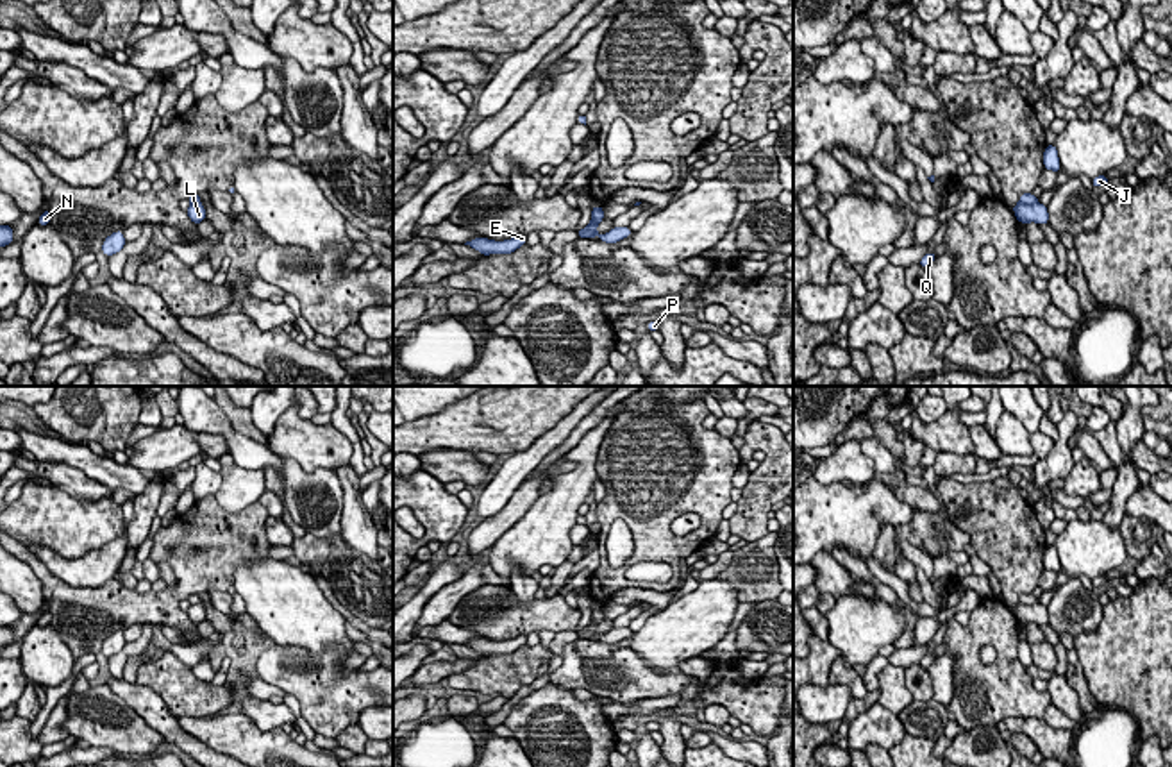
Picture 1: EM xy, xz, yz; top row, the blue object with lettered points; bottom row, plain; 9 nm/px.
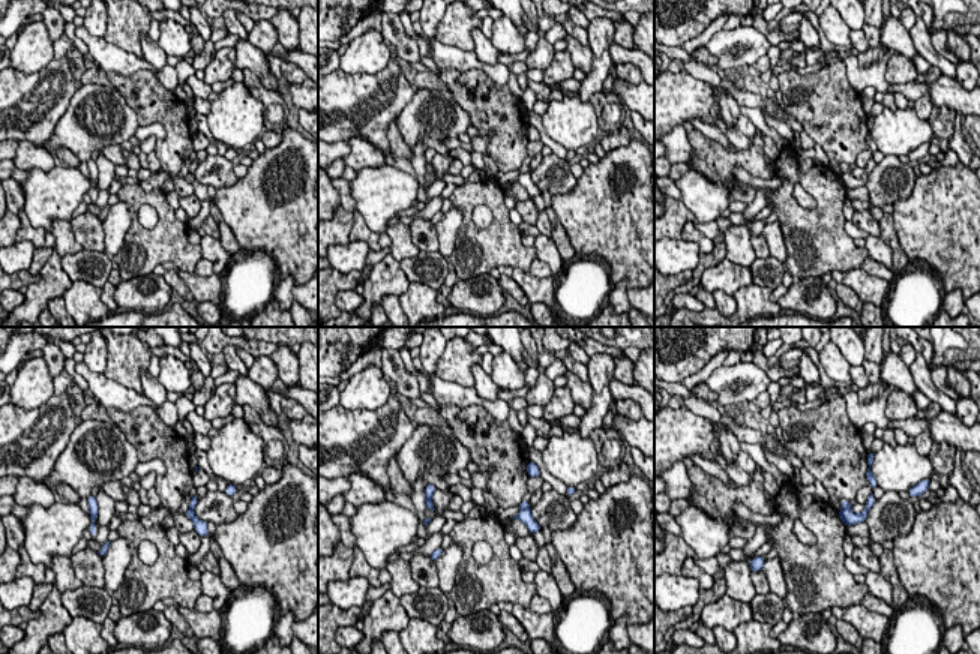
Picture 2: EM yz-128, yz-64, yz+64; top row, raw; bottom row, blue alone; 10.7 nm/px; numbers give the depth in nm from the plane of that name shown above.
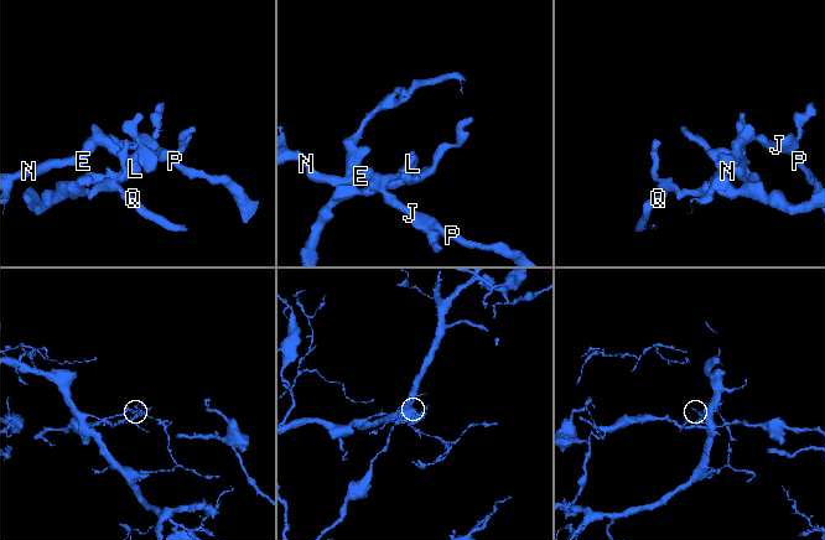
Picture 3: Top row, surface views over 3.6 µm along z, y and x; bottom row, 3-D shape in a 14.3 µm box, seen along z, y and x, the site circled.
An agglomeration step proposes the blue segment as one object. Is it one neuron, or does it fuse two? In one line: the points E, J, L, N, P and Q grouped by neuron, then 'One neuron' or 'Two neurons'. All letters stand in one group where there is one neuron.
Groups: E J N P / L Q. Two neurons

